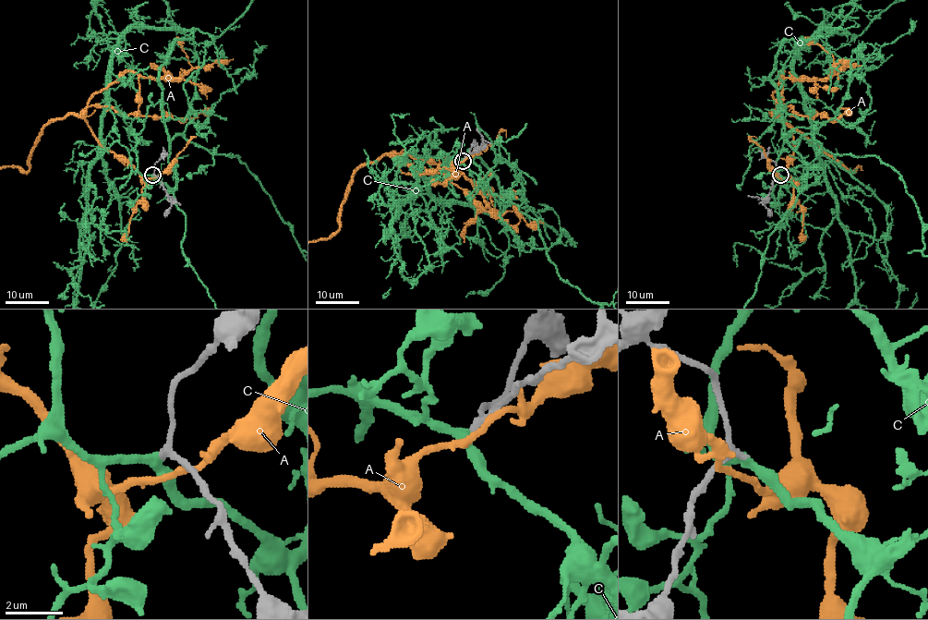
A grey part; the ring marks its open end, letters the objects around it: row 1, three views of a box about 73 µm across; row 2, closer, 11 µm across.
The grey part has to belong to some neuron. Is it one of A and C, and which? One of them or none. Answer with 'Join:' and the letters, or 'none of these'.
Join: C

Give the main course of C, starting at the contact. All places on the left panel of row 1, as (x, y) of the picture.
C: (153, 175), (174, 185), (159, 73), (193, 29), (131, 28), (114, 52), (77, 304)

